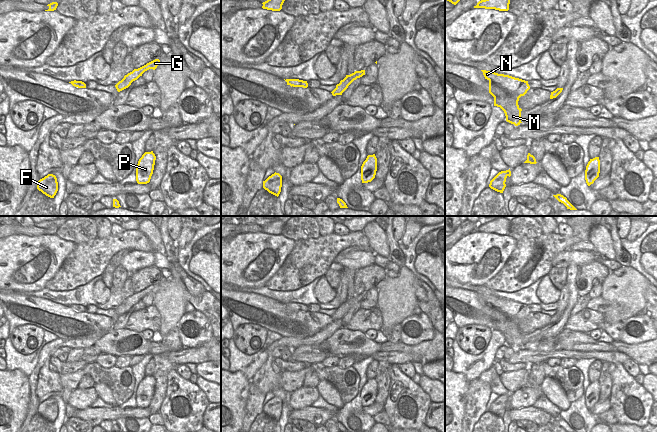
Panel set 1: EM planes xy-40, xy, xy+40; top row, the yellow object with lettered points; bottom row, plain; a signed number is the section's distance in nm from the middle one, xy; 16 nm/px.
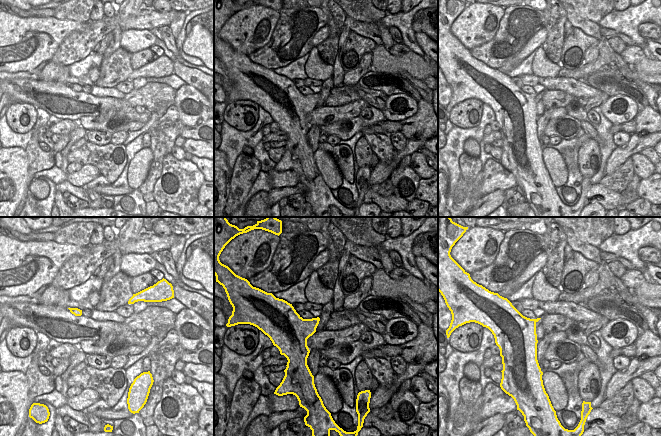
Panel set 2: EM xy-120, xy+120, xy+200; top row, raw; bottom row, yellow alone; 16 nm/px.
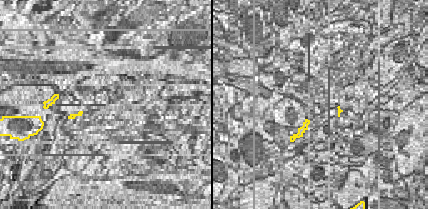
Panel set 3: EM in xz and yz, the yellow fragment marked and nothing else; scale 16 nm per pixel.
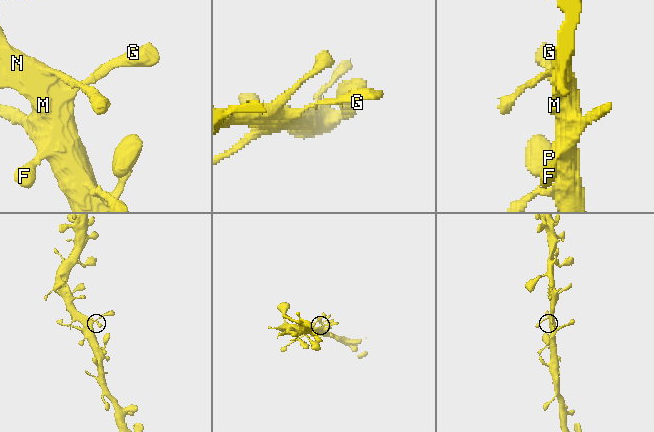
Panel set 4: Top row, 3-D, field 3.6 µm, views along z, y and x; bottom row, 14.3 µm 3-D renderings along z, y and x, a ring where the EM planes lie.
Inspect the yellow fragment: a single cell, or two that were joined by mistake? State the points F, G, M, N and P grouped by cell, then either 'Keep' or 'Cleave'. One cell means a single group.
Groups: F G M N P. Keep

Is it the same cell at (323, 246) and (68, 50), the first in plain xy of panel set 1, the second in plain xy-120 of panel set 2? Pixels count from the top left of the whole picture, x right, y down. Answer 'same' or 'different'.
same

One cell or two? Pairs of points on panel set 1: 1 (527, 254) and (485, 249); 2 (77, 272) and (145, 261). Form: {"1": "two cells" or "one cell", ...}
{"1": "two cells", "2": "two cells"}

